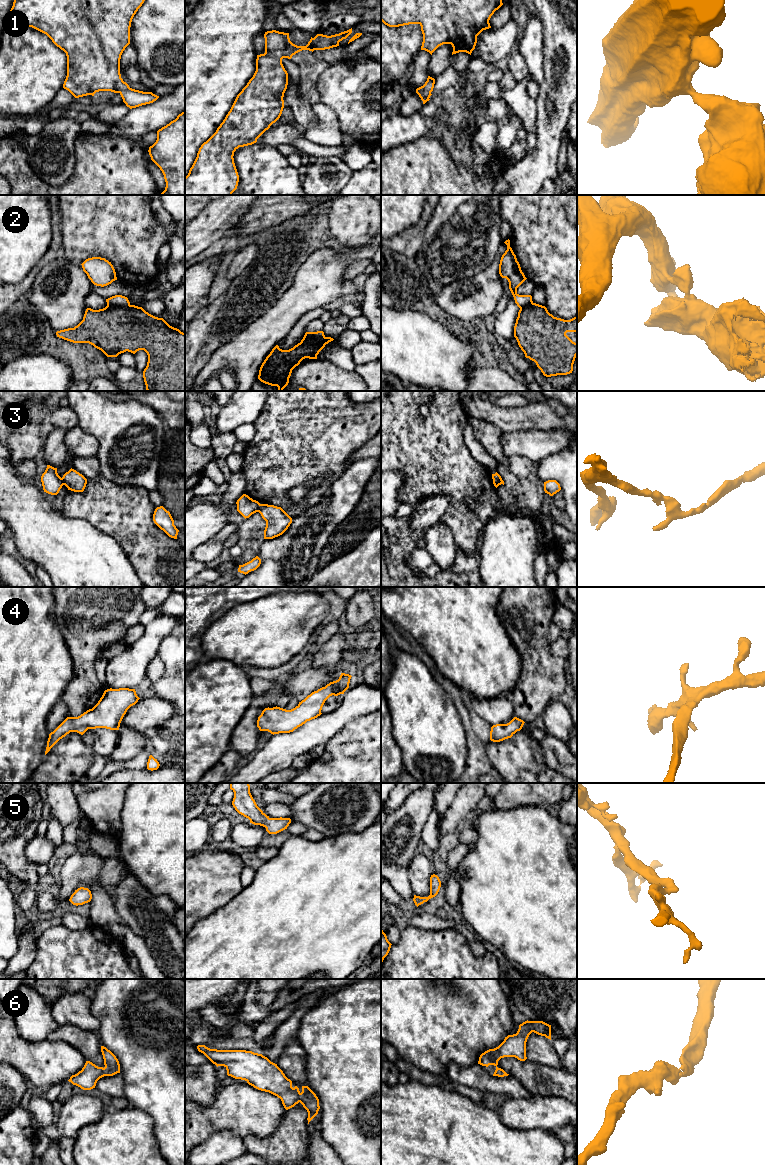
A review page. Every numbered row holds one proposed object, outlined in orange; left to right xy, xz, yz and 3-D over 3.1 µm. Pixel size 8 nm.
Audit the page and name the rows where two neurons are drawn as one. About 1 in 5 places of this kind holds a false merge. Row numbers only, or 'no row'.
2, 3

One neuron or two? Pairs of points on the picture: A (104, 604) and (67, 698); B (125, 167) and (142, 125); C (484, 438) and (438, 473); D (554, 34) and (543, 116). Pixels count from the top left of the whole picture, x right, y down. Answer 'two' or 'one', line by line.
A: one
B: two
C: two
D: one

